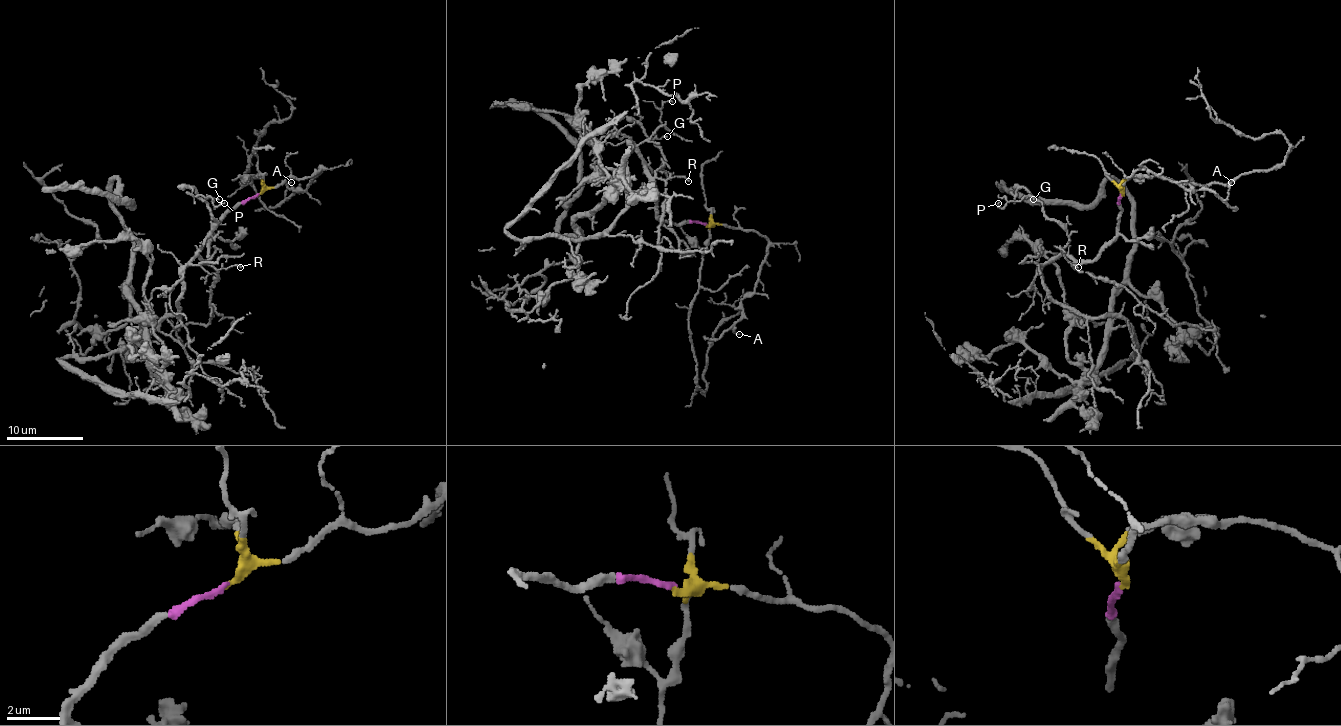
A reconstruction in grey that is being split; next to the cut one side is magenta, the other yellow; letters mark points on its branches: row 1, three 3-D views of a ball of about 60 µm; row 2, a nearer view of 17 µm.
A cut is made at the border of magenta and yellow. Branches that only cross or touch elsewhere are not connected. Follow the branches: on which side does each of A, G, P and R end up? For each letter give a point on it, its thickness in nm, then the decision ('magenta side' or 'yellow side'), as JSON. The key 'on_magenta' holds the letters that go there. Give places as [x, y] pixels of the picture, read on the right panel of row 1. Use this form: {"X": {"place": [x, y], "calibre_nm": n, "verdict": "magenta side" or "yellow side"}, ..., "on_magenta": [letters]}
{"A": {"place": [1231, 182], "calibre_nm": 170, "verdict": "yellow side"}, "G": {"place": [1033, 199], "calibre_nm": 100, "verdict": "magenta side"}, "P": {"place": [998, 203], "calibre_nm": 90, "verdict": "magenta side"}, "R": {"place": [1078, 267], "calibre_nm": 120, "verdict": "magenta side"}, "on_magenta": ["G", "P", "R"]}

